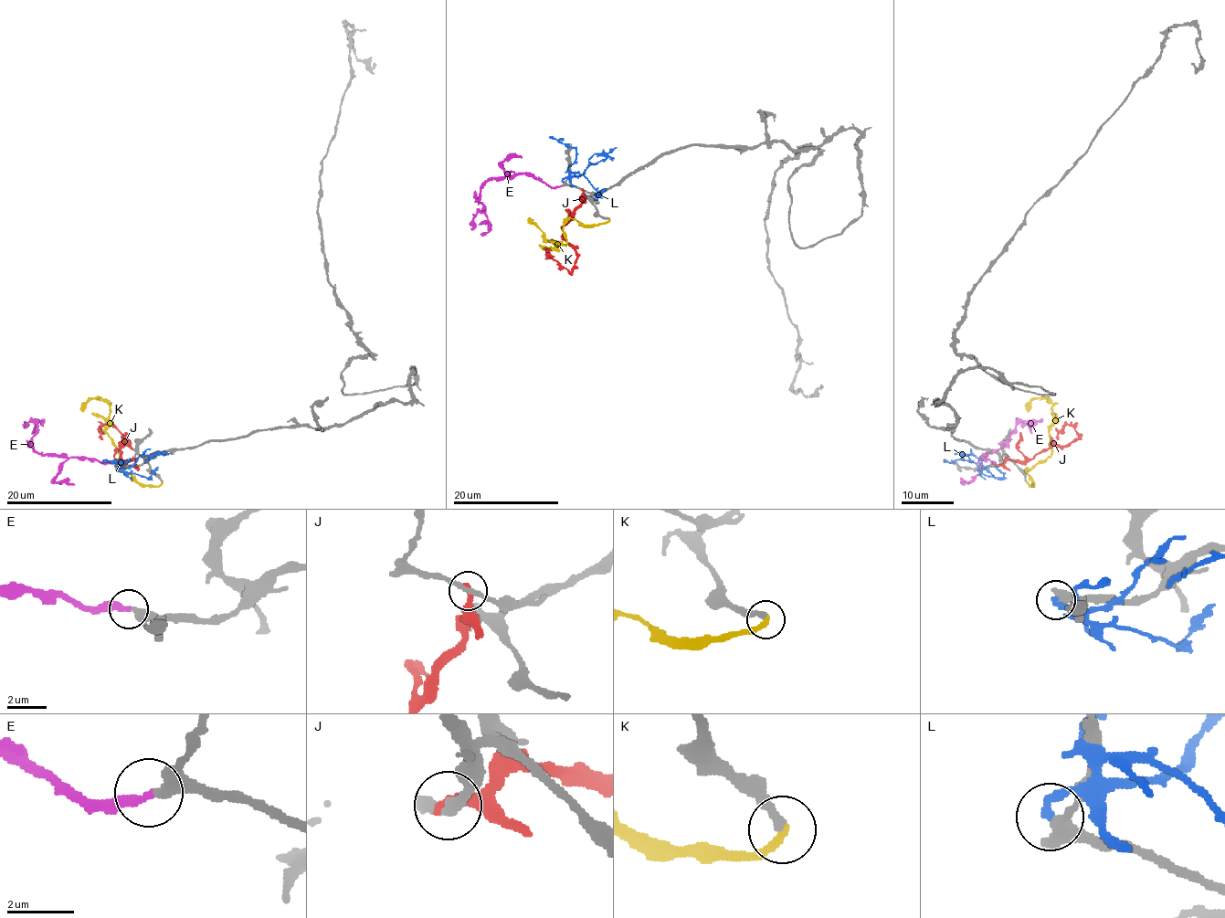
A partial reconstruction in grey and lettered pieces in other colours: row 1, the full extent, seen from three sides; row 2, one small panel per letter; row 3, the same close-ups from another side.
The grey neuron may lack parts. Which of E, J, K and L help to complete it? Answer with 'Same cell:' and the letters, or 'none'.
Same cell: E, K

